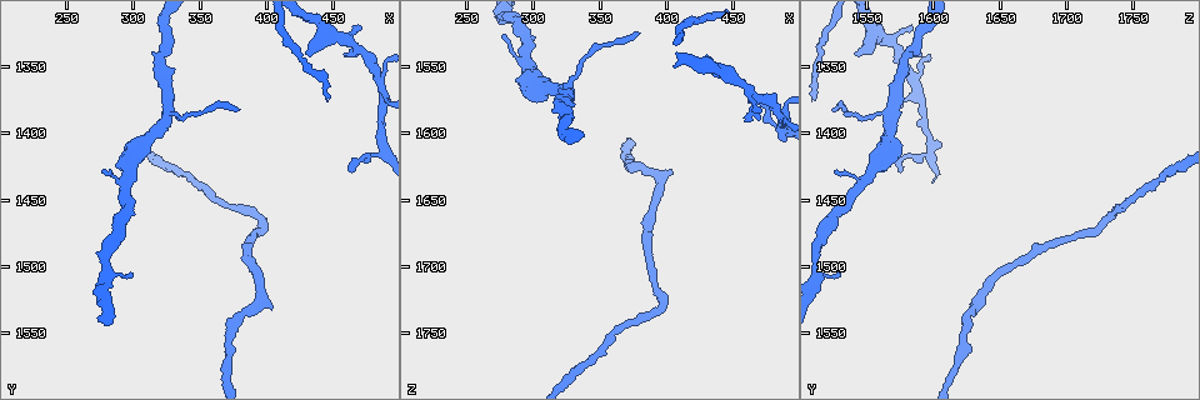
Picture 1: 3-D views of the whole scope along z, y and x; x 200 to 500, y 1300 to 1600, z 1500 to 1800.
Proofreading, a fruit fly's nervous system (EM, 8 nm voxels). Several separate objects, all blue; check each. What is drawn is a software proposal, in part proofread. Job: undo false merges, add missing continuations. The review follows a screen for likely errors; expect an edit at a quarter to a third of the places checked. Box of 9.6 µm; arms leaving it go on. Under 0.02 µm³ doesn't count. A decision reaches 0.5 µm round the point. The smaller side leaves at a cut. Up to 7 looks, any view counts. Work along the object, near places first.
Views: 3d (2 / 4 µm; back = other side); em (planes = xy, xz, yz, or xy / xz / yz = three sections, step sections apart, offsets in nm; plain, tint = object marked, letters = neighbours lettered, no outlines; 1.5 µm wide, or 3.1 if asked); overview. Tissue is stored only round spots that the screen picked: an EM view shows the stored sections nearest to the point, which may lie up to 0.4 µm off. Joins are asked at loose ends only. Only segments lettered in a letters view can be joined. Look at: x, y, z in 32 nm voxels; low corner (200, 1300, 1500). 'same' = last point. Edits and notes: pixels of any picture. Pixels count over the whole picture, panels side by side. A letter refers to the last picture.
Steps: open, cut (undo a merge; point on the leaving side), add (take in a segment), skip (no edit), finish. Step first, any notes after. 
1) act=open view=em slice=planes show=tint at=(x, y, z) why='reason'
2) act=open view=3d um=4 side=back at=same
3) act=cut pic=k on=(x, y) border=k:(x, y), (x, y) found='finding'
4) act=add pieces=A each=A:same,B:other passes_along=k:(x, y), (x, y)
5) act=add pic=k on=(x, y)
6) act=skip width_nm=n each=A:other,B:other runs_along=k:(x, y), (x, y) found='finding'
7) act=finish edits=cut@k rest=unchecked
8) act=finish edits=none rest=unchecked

act=open view=em slice=planes show=letters at=(470, 1322, 1584) why='free end'

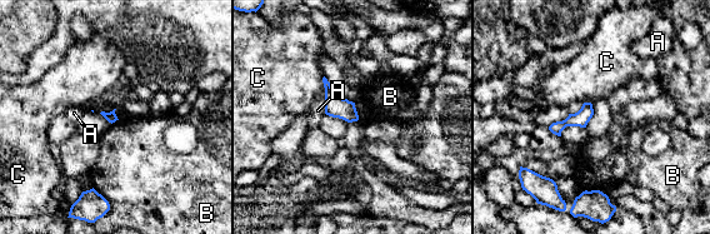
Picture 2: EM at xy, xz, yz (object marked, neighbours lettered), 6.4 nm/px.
act=skip each=A:other,B:other,C:other runs_along=2:(589, 106), (576, 119), (553, 128) found='no lettered segment goes on from it'

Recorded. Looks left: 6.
act=open view=em slice=planes show=tint at=(432, 1340, 1542) why='free end'

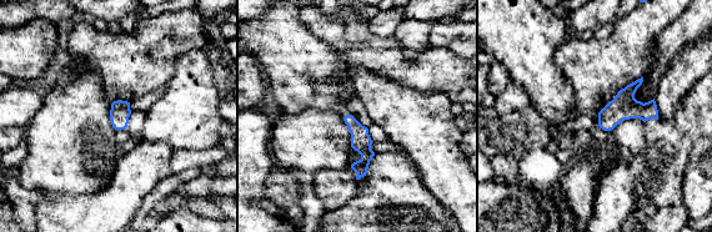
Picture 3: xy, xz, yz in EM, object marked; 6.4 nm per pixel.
act=open view=em slice=planes show=letters at=same why='what lies round it'

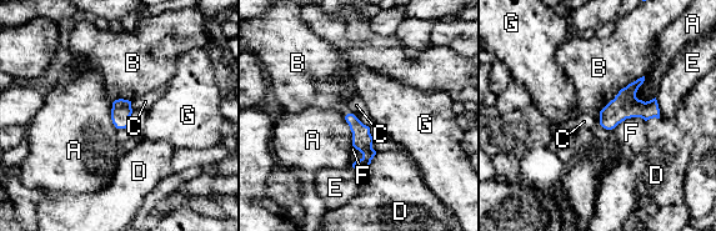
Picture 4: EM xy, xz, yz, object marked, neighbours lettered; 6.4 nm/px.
act=skip each=A:other,B:other,C:other,D:other,E:other,F:other,G:other found='no lettered segment goes on from it'

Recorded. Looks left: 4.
act=open view=3d um=2 at=(396, 1466, 1730) why='abrupt turn'

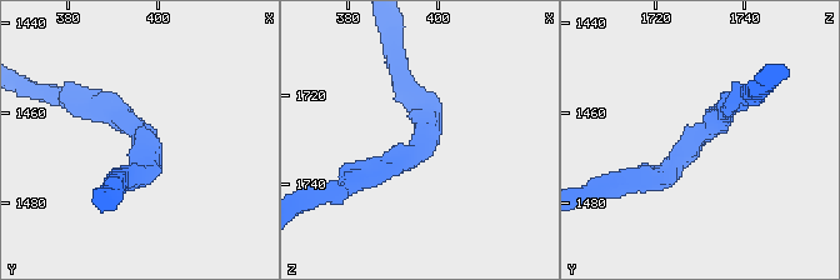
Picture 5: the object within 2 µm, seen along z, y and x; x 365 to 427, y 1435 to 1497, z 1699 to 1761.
act=open view=em slice=planes show=letters at=(397, 1465, 1729) arm_widths_nm=170,170 why='need the tissue'

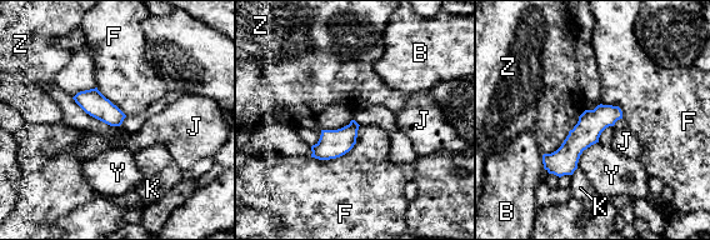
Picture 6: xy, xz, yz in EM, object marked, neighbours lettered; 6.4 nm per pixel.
act=skip width_nm=140 each=B:other,F:other,J:other,K:other,Y:other,Z:other border=6:(569, 131), (555, 150), (544, 154) found='continuous, no second cell'

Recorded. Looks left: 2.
act=finish edits=none rest=unchecked

